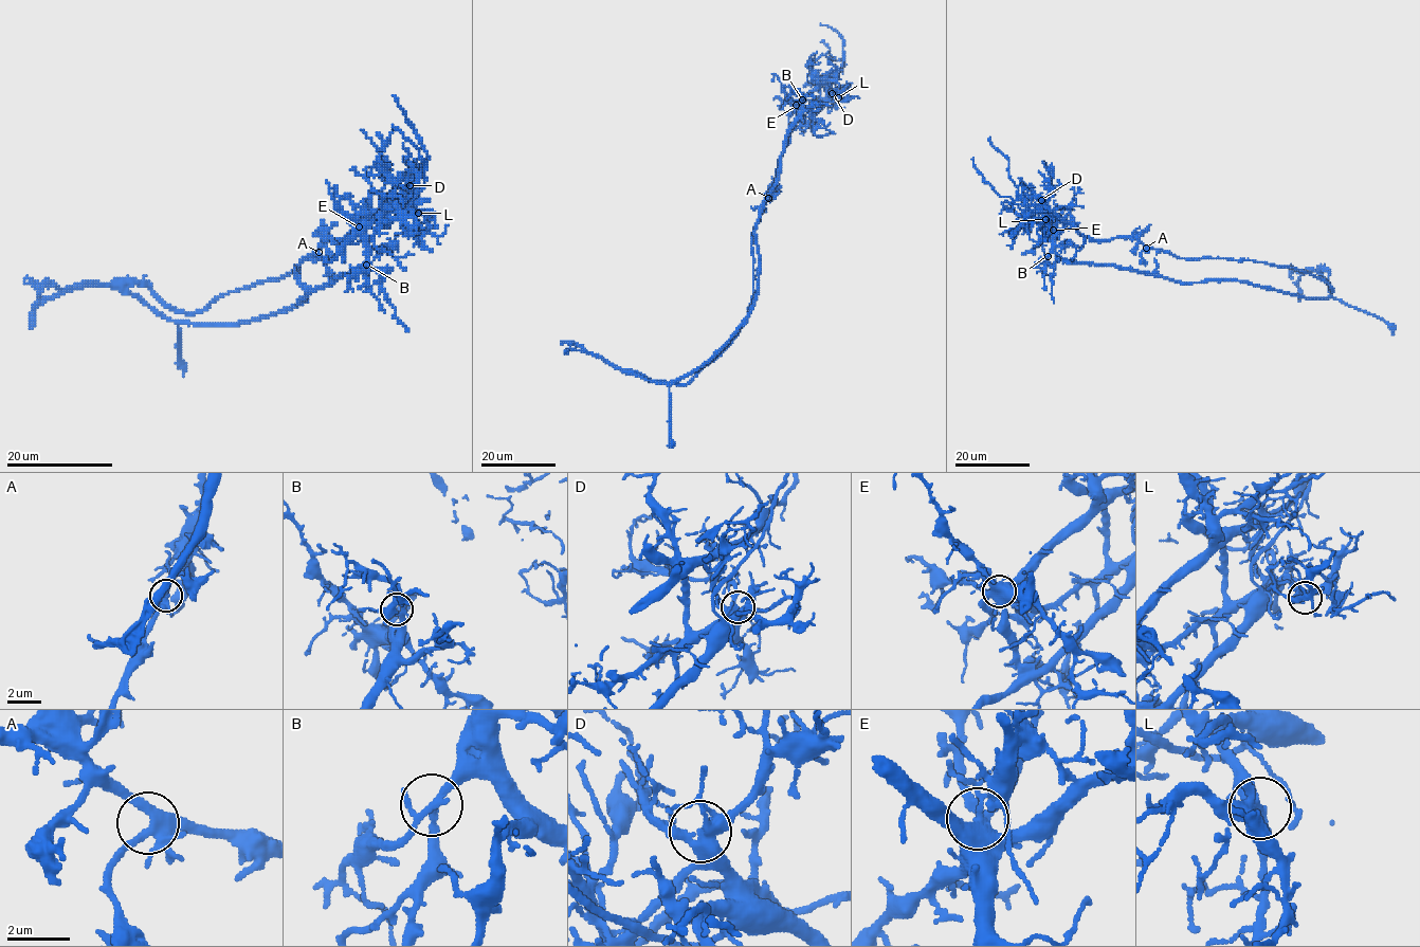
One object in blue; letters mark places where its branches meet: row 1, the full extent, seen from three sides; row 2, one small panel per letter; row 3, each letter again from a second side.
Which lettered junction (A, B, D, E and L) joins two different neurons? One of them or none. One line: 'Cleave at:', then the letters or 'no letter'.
Cleave at: E

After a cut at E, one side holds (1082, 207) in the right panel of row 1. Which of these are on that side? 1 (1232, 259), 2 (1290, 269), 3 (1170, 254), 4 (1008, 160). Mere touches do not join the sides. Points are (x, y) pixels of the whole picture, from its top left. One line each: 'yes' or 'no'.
1: yes
2: yes
3: yes
4: no

